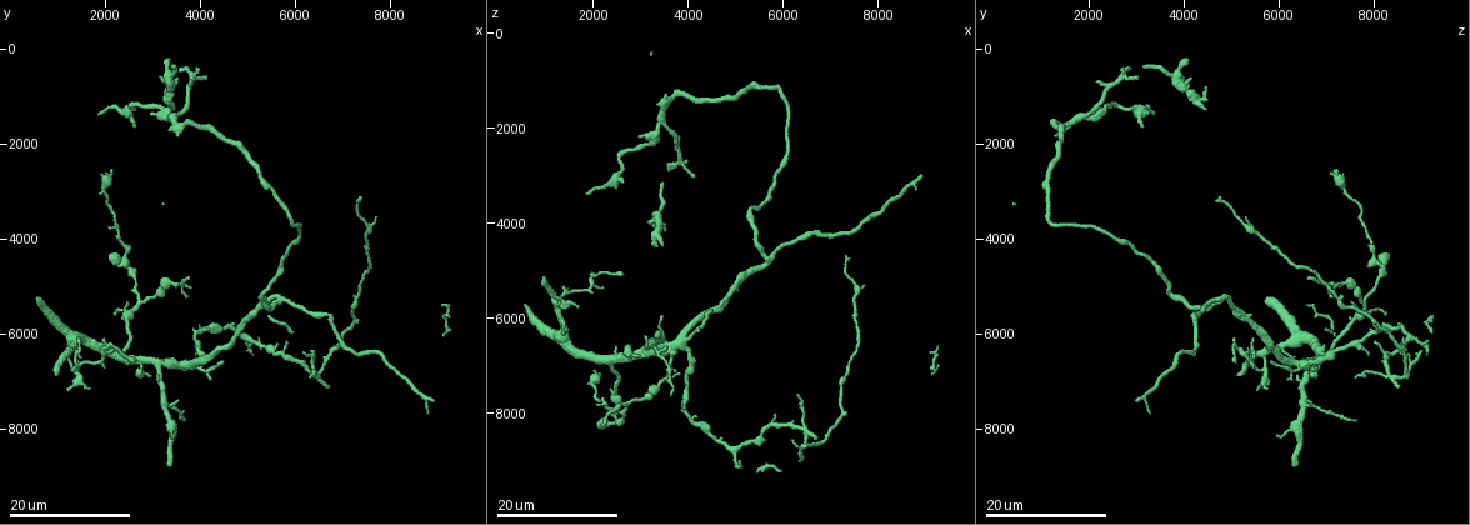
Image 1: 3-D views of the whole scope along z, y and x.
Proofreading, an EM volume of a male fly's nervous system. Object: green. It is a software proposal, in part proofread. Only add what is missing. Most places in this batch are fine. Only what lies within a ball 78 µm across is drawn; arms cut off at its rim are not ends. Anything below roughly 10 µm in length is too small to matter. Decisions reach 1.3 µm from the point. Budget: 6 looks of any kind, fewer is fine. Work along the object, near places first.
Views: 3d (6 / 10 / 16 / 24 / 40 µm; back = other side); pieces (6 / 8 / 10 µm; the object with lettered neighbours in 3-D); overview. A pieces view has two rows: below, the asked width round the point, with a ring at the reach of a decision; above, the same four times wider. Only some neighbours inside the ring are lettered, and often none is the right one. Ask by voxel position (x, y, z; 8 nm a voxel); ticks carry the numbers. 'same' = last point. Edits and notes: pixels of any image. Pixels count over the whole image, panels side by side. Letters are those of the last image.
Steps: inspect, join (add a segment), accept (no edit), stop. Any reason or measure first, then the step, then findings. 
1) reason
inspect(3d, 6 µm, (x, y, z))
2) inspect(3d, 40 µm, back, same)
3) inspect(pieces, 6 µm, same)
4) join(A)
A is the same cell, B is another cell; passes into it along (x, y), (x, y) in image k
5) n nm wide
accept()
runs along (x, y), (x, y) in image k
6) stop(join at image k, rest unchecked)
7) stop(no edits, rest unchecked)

an open end
inspect(3d, 24 µm, (3700, 4800, 6650))

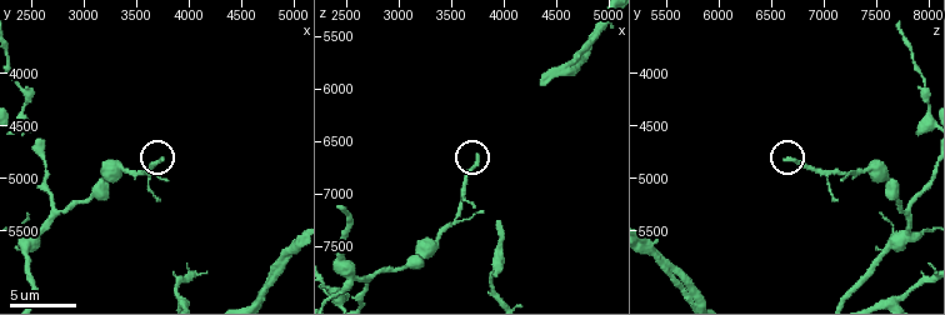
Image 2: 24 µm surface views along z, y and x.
inspect(pieces, 10 µm, (3780, 4820, 6640))

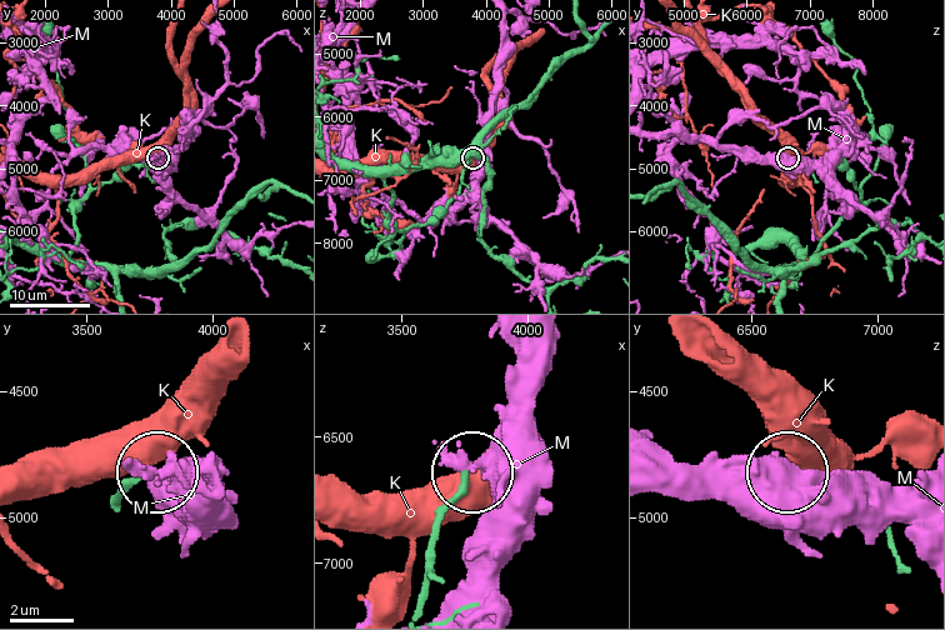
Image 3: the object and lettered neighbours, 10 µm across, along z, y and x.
accept()
K and M are other cells; no lettered segment goes on from it

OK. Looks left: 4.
branch stops here
inspect(3d, 24 µm, (4200, 7000, 6250))

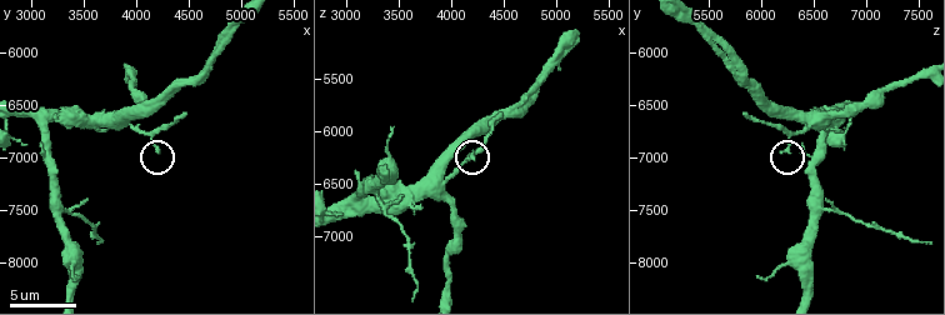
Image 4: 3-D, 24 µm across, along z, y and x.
inspect(pieces, 6 µm, (4220, 6940, 6200))

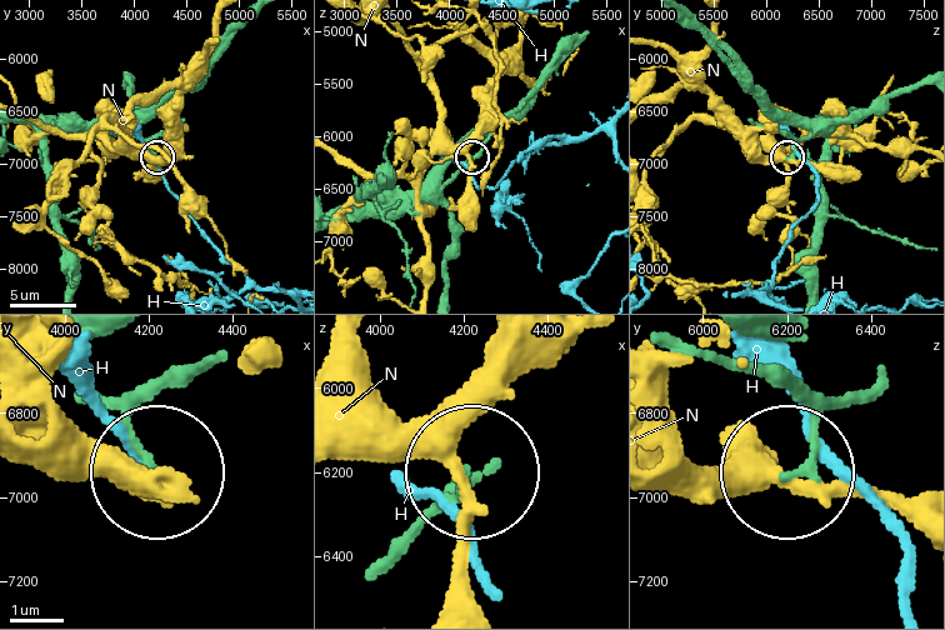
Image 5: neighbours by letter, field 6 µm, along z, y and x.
accept()
H and N are other cells; no lettered segment goes on from it

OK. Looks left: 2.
free end
inspect(3d, 24 µm, (2650, 1650, 3100))

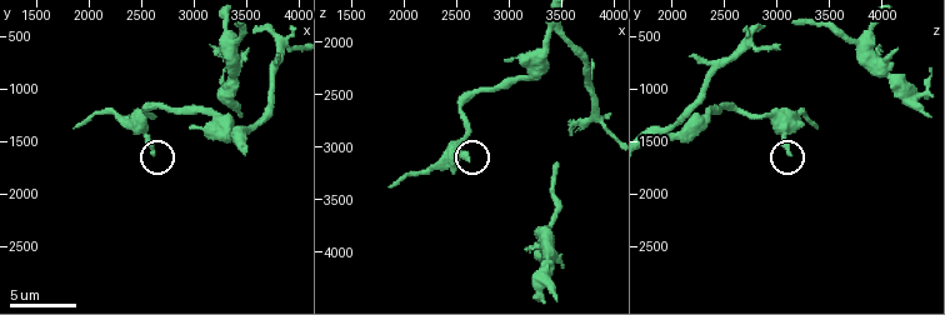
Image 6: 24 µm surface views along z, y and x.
inspect(pieces, 8 µm, (2600, 1600, 3120))

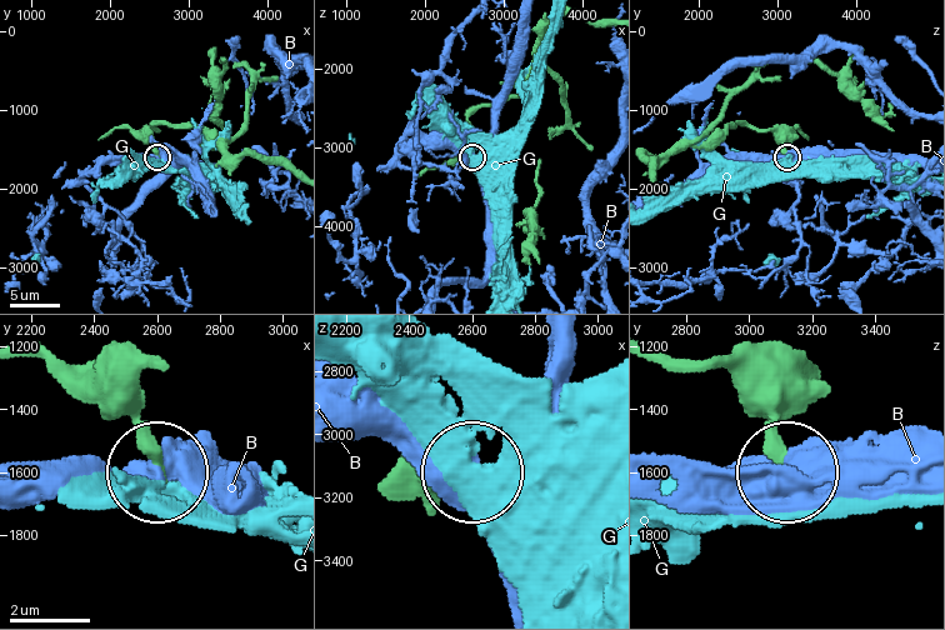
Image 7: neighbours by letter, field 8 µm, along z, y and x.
accept()
B and G are other cells; none of them fits

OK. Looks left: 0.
stop(no edits, rest unchecked)

